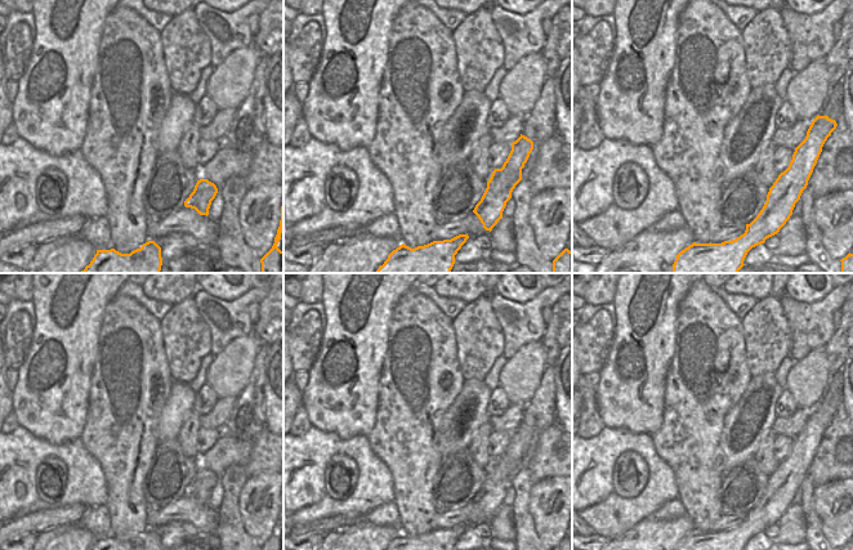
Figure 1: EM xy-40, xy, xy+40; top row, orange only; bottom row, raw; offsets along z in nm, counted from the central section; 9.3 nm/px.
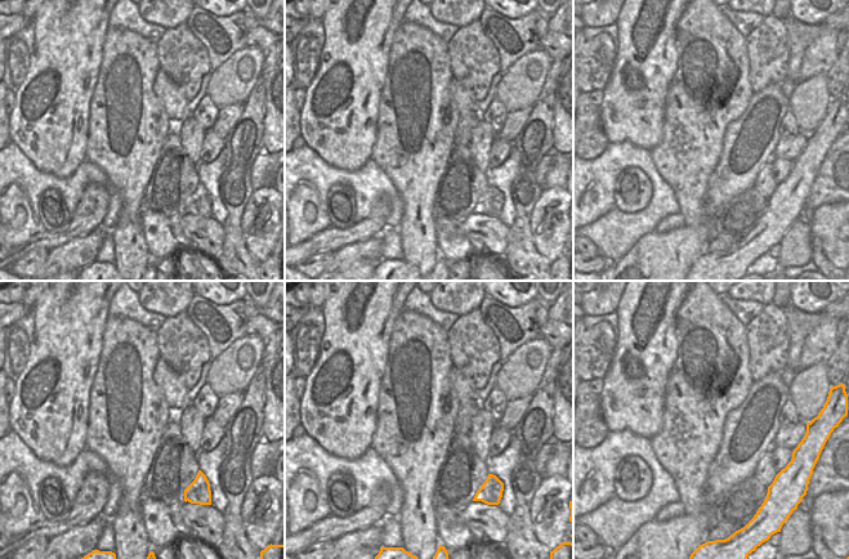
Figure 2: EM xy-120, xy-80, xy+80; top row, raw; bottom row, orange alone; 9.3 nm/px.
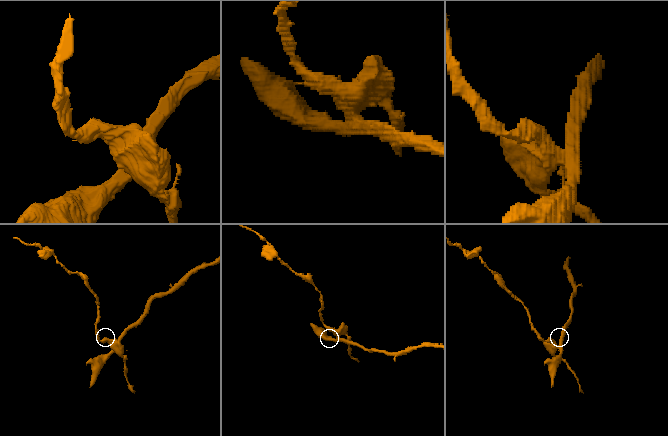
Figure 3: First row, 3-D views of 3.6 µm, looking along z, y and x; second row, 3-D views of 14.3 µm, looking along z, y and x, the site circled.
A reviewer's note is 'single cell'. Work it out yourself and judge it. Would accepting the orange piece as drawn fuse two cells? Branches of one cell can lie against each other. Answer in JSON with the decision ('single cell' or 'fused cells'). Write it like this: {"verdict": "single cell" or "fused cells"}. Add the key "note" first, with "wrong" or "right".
{"note": "wrong", "verdict": "fused cells"}

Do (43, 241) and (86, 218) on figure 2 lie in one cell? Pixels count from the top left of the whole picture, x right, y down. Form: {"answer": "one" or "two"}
{"answer": "one"}

